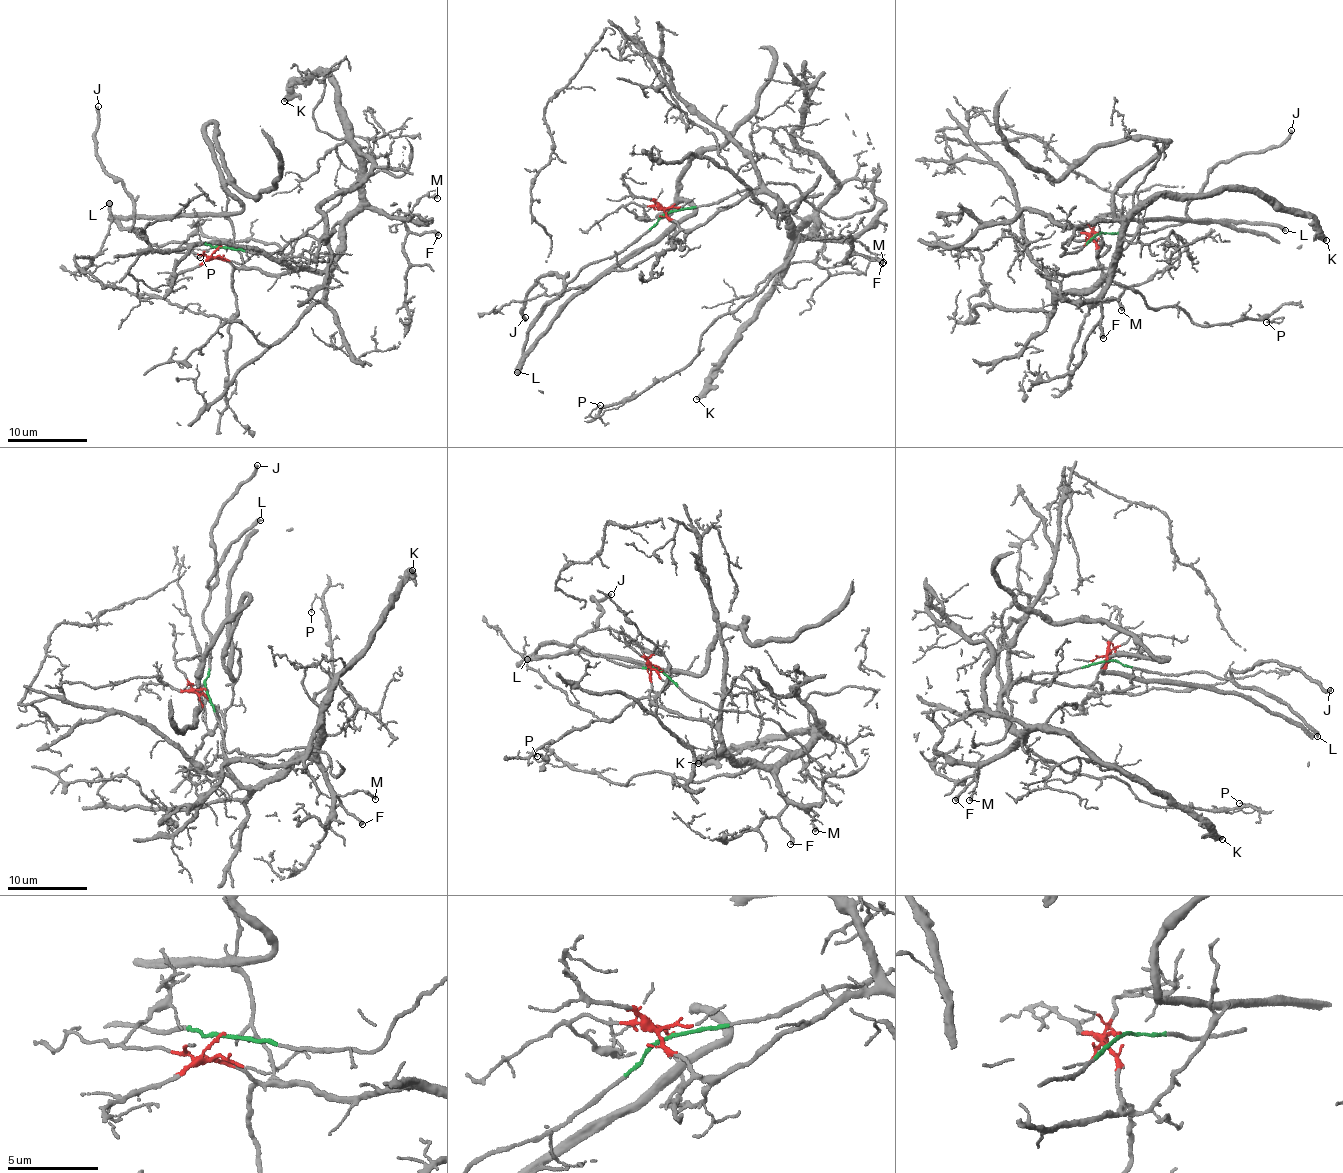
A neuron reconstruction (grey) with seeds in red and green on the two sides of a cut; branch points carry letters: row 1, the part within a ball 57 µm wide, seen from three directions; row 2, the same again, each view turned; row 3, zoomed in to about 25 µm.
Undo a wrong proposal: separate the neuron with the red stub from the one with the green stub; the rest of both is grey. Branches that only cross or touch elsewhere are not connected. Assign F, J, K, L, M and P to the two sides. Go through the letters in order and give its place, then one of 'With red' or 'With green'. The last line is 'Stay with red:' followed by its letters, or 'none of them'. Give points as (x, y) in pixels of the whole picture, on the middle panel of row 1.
F: Place: (882, 263). With red
J: Place: (525, 317). With green
K: Place: (696, 399). With red
L: Place: (517, 372). With green
M: Place: (883, 262). With red
P: Place: (600, 405). With red
Stay with red: F, K, M, P

